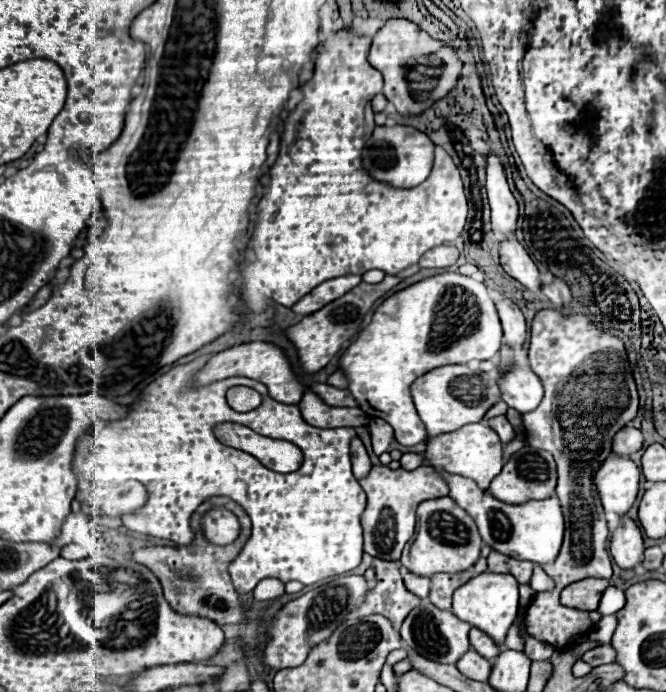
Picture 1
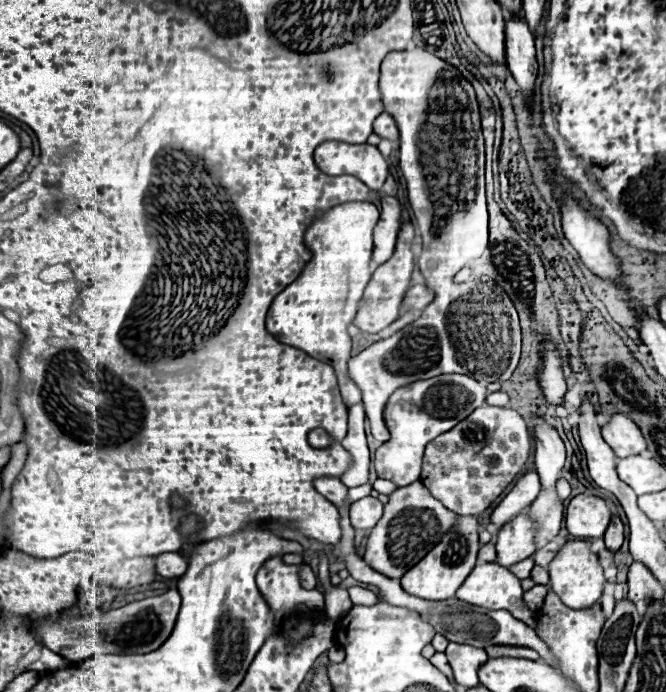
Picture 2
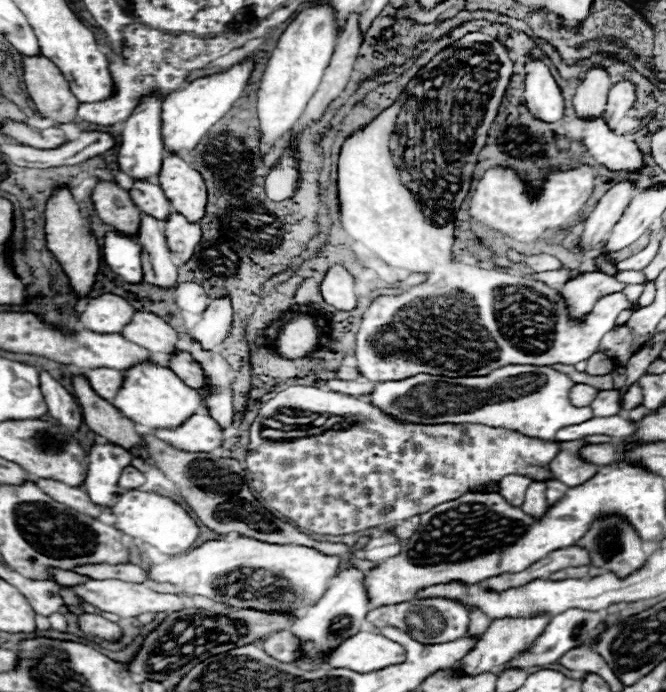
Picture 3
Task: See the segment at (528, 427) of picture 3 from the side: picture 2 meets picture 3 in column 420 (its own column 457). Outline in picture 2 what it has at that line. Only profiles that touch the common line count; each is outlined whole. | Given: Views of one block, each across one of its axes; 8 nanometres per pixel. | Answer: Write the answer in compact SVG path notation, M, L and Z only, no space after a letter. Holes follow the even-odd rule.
M444 374L398 388L396 394L388 398L388 404L384 408L384 420L392 438L376 450L378 478L392 480L398 486L408 486L420 480L424 456L422 452L426 444L432 442L436 436L452 430L452 426L468 418L476 408L484 406L486 396L486 386L464 374Z

